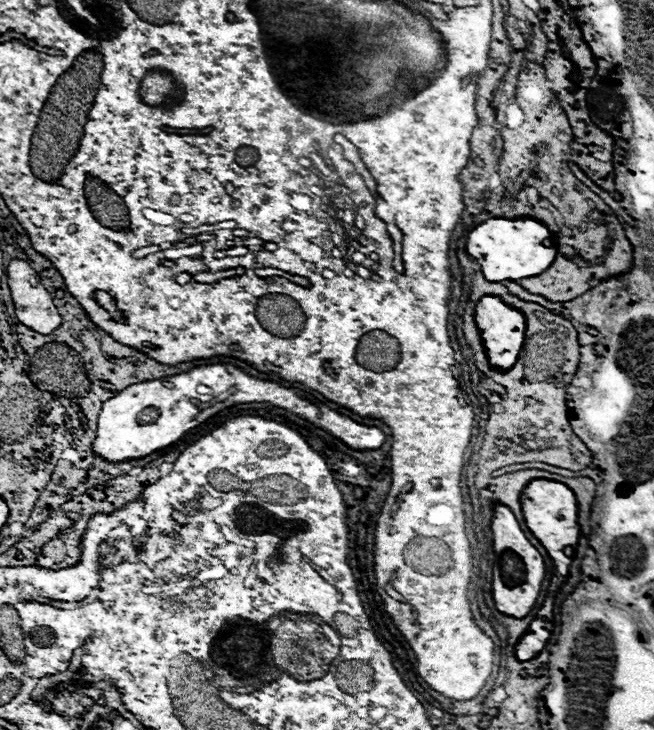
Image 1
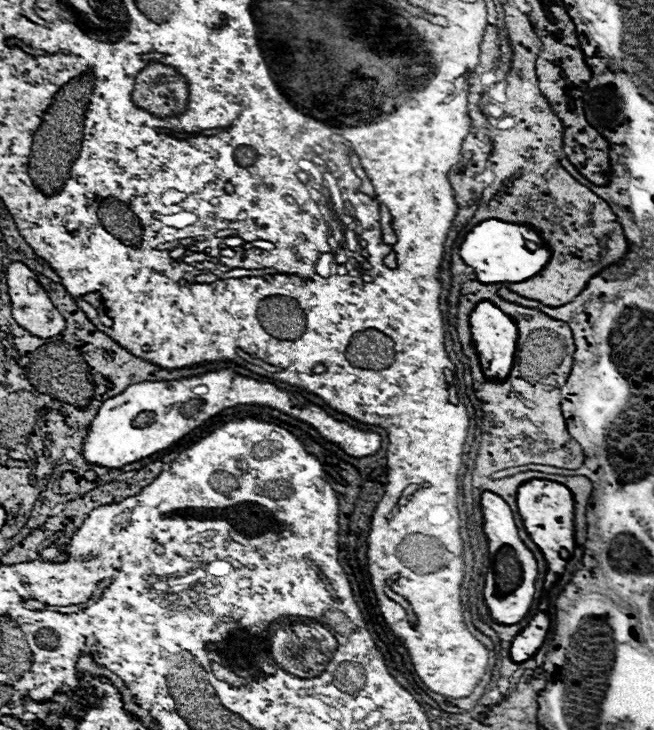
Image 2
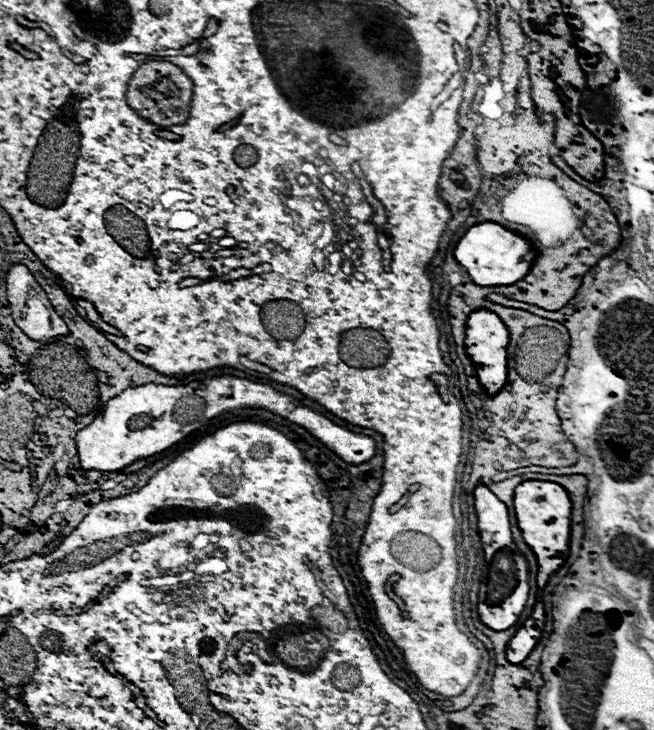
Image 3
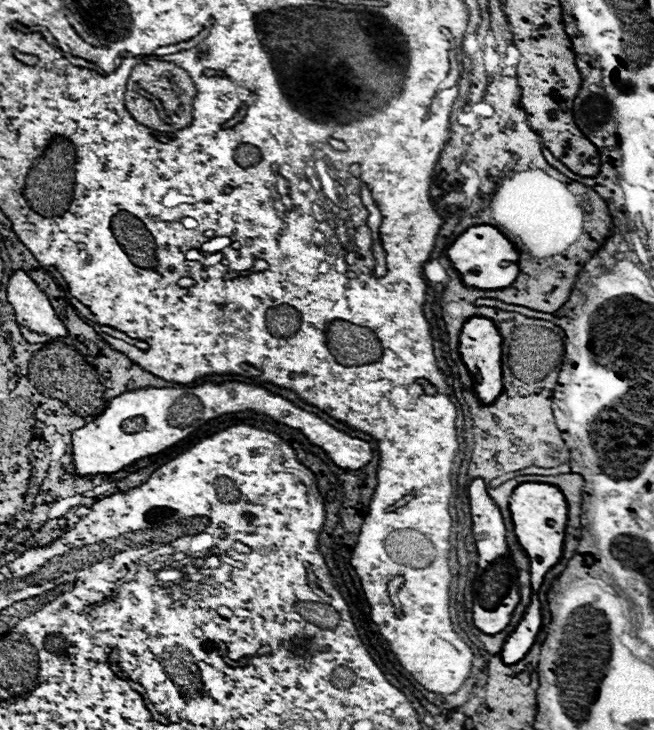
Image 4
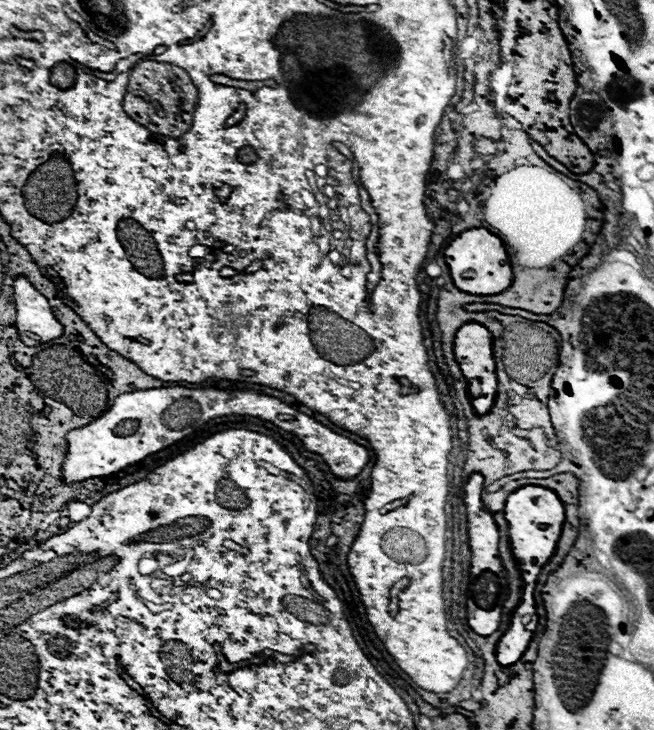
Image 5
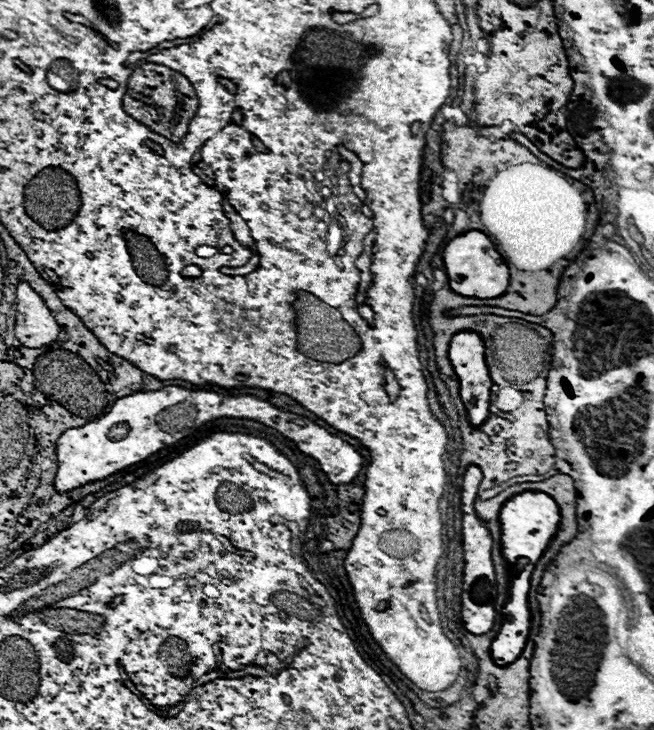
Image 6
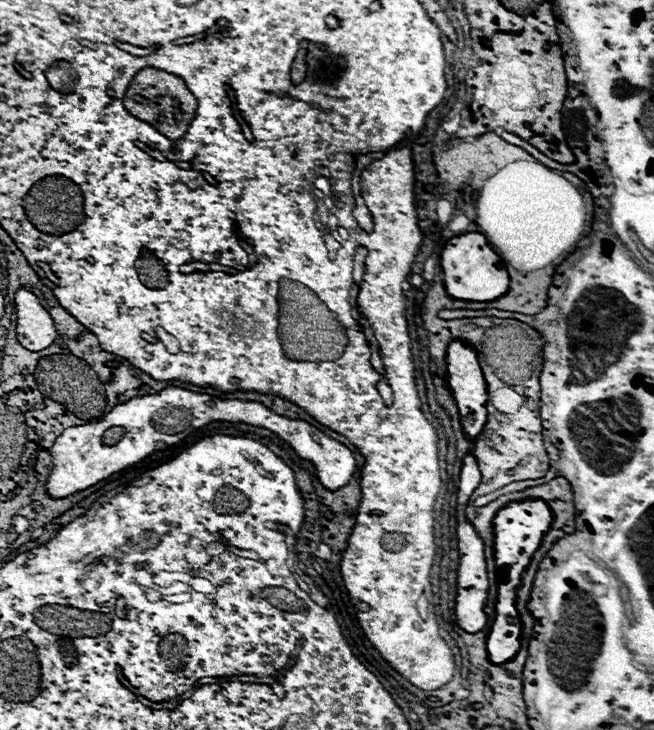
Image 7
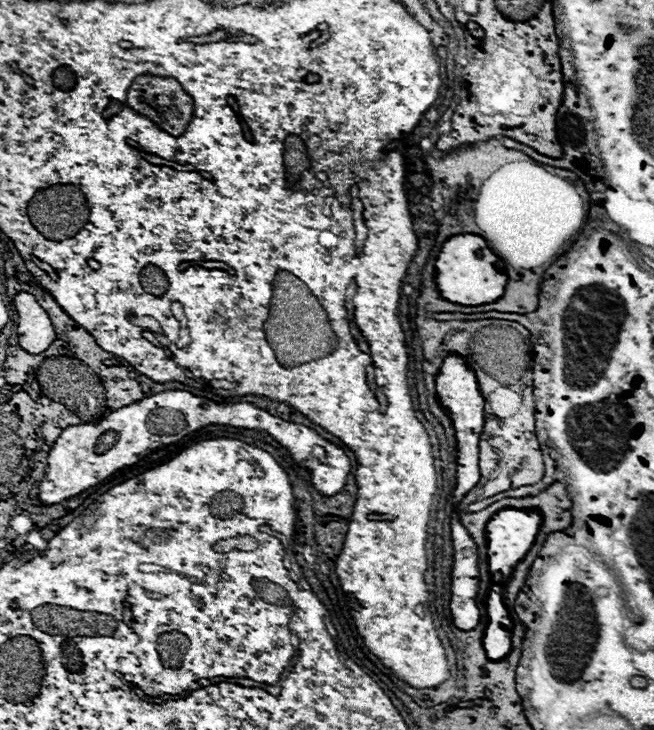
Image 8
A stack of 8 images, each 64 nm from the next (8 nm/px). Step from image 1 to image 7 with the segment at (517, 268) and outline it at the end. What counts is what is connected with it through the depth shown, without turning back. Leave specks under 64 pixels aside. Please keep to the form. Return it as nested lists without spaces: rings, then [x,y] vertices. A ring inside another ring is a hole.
[[[468,232],[454,236],[446,242],[440,254],[440,268],[444,272],[444,290],[448,296],[456,300],[468,300],[468,302],[490,302],[508,292],[508,272],[502,262],[502,258],[490,248],[486,236],[480,232]],[[472,276],[488,276],[488,278],[472,278]]]

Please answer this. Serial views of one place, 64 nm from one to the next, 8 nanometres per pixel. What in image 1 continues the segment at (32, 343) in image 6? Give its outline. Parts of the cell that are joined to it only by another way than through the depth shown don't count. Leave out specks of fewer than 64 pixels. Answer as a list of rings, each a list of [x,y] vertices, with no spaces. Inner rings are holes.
[[[12,260],[6,274],[20,324],[44,336],[52,334],[62,324],[62,316],[58,314],[52,296],[40,284],[38,274],[24,260]]]

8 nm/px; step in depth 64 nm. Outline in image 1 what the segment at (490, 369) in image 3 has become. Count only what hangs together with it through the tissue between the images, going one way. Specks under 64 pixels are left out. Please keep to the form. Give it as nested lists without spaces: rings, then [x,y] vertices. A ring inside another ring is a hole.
[[[484,296],[474,310],[474,320],[478,324],[478,332],[484,342],[484,350],[488,356],[488,364],[498,370],[508,370],[514,366],[518,352],[524,342],[524,316],[512,308],[508,308],[496,296]]]

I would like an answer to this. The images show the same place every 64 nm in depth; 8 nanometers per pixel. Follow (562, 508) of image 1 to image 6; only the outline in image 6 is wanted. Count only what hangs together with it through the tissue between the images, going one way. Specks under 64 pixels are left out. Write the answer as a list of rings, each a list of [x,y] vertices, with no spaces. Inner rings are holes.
[[[524,492],[520,496],[510,498],[502,510],[500,510],[500,526],[502,526],[502,536],[500,542],[504,542],[502,556],[512,568],[521,568],[515,575],[509,587],[510,598],[501,610],[501,613],[516,614],[516,610],[528,610],[527,596],[530,588],[530,577],[534,564],[538,562],[540,554],[546,550],[552,534],[558,528],[560,522],[560,510],[556,502],[542,492]]]

